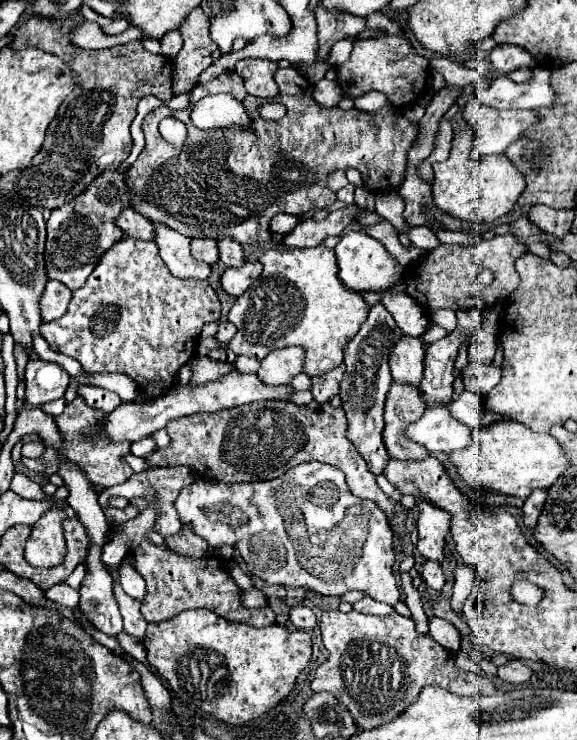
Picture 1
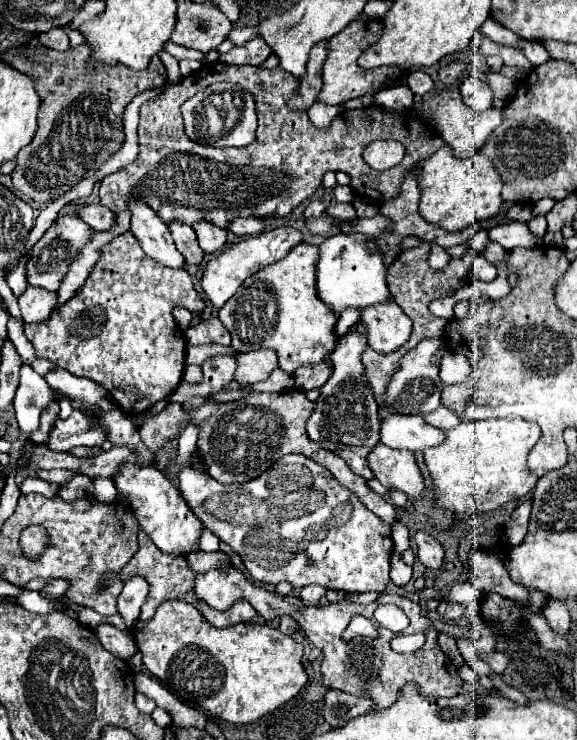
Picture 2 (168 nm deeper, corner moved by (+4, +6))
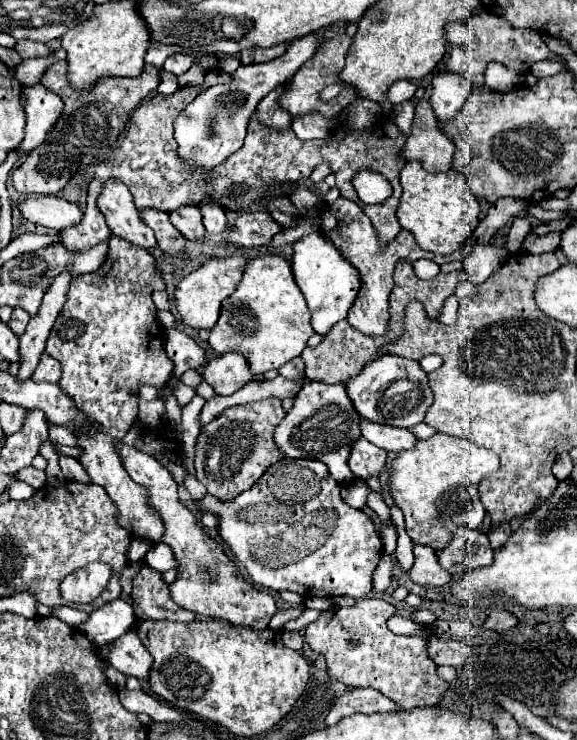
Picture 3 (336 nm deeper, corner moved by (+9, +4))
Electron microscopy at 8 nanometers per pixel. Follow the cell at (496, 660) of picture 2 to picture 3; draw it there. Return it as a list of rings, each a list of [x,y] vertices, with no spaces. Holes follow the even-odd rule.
[[[429,638],[427,652],[435,664],[445,664],[445,666],[461,666],[471,656],[471,650],[463,642],[447,638]]]

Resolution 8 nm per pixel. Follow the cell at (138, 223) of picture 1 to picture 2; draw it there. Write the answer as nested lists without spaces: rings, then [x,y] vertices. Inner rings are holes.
[[[86,204],[78,216],[88,224],[92,226],[94,230],[98,232],[104,232],[108,228],[112,228],[112,224],[116,224],[116,216],[110,208],[104,208],[102,204]]]

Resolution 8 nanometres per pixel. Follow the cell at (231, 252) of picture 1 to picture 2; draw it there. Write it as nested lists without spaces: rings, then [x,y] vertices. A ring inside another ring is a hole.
[[[196,222],[196,224],[192,224],[192,228],[196,230],[200,248],[204,252],[212,254],[212,252],[220,252],[224,248],[224,244],[226,244],[226,230],[224,228],[216,228],[210,222]]]

